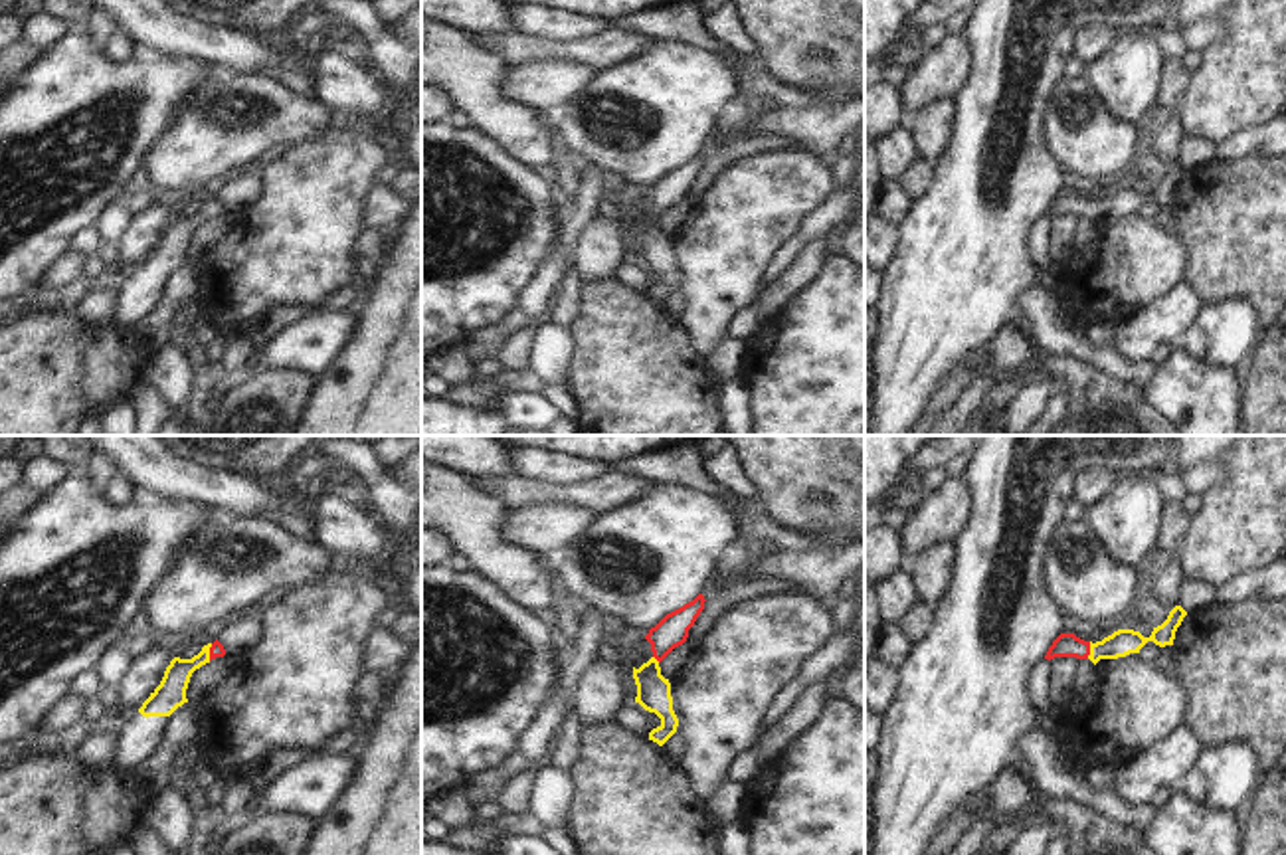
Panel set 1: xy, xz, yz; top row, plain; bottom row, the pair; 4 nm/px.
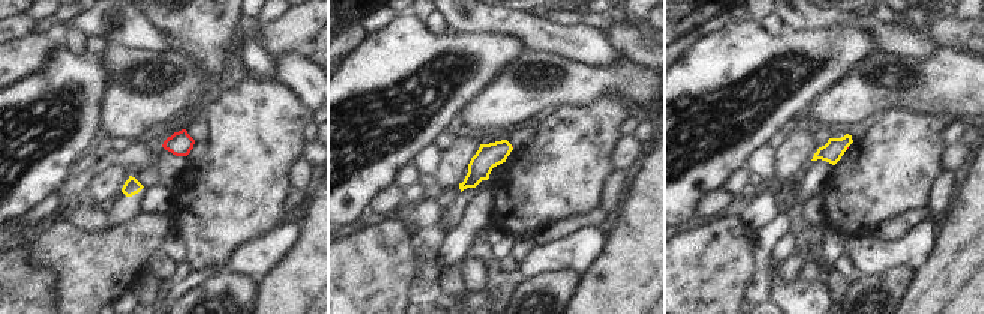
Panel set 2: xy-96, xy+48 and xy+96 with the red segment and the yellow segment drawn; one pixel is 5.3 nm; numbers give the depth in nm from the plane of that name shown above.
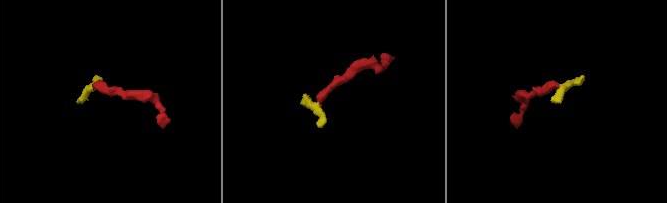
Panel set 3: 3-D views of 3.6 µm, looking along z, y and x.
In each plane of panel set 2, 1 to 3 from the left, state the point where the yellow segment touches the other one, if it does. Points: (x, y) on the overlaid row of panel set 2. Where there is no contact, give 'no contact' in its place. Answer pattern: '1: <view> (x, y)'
1: no contact
2: no contact
3: no contact

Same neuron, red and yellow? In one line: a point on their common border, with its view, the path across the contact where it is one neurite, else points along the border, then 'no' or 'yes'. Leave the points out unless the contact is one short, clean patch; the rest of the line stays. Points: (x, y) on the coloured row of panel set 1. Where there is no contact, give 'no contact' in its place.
meets red in yz at (1089, 650); runs through yz (1067, 644), (1089, 650), (1106, 650), (1122, 642); yes

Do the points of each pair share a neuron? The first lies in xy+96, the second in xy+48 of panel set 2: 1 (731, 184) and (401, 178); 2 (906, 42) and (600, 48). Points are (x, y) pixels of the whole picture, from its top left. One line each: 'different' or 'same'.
1: same
2: same

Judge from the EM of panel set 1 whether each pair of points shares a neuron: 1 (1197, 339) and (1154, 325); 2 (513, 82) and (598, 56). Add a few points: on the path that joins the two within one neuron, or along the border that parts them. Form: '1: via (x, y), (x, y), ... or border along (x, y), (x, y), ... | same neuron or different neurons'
1: border along (1205, 303), (1180, 343) | different neurons
2: border along (525, 64), (572, 62), (594, 70) | different neurons

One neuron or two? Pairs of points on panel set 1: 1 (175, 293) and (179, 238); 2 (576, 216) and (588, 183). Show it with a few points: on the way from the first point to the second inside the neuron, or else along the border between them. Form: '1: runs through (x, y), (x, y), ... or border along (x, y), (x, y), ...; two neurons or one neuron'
1: border along (186, 258), (171, 272), (165, 291), (153, 309); two neurons
2: runs through (582, 208), (588, 190); one neuron

